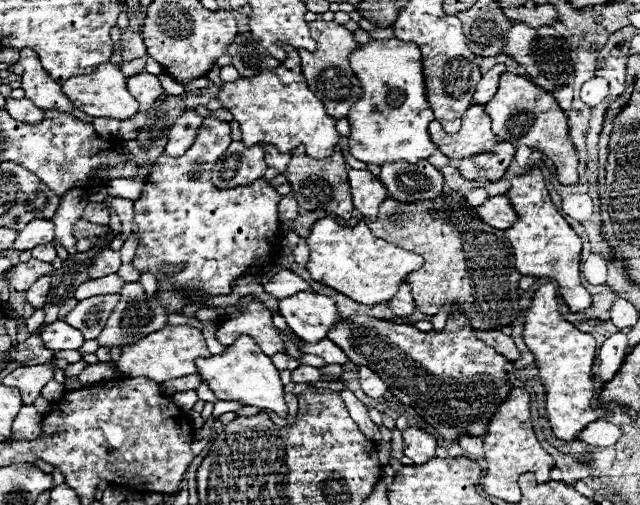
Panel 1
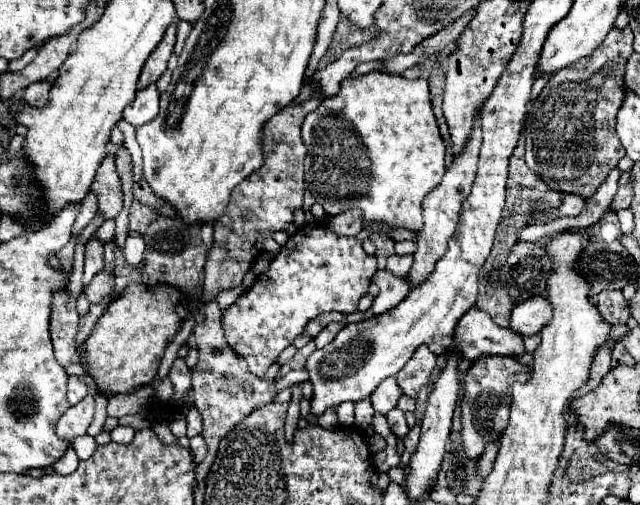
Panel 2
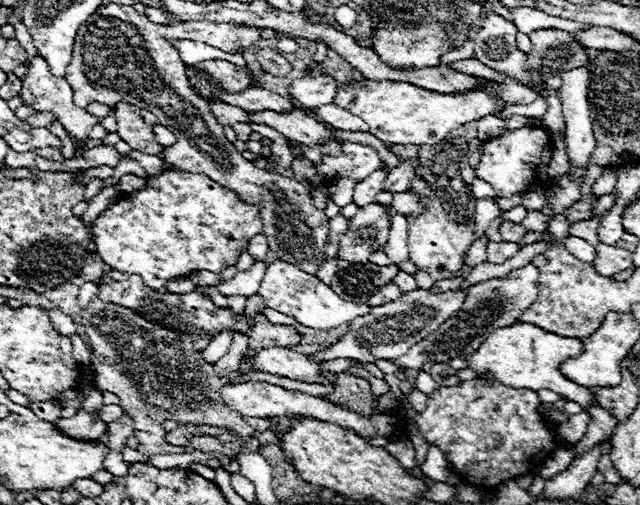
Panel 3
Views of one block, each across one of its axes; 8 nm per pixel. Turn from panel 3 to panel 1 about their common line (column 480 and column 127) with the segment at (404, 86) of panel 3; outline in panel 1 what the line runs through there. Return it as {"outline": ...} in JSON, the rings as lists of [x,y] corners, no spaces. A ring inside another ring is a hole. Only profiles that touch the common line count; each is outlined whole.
{"outline":[[[104,62],[102,66],[96,66],[92,74],[68,78],[62,84],[62,92],[70,98],[70,102],[78,110],[82,110],[82,112],[86,112],[94,118],[126,120],[126,118],[132,118],[138,112],[138,102],[126,90],[126,76],[120,72],[120,66],[112,64],[112,62]]]}

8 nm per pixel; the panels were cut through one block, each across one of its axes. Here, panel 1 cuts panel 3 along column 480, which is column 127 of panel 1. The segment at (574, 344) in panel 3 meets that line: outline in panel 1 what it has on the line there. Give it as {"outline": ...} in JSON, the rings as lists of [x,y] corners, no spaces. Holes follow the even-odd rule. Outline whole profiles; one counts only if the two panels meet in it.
{"outline":[[[166,326],[162,330],[156,330],[138,342],[130,346],[122,346],[122,356],[116,362],[120,372],[126,378],[136,378],[136,376],[146,376],[156,382],[196,374],[194,360],[196,358],[208,358],[210,350],[206,346],[206,340],[198,328],[192,326]]]}

